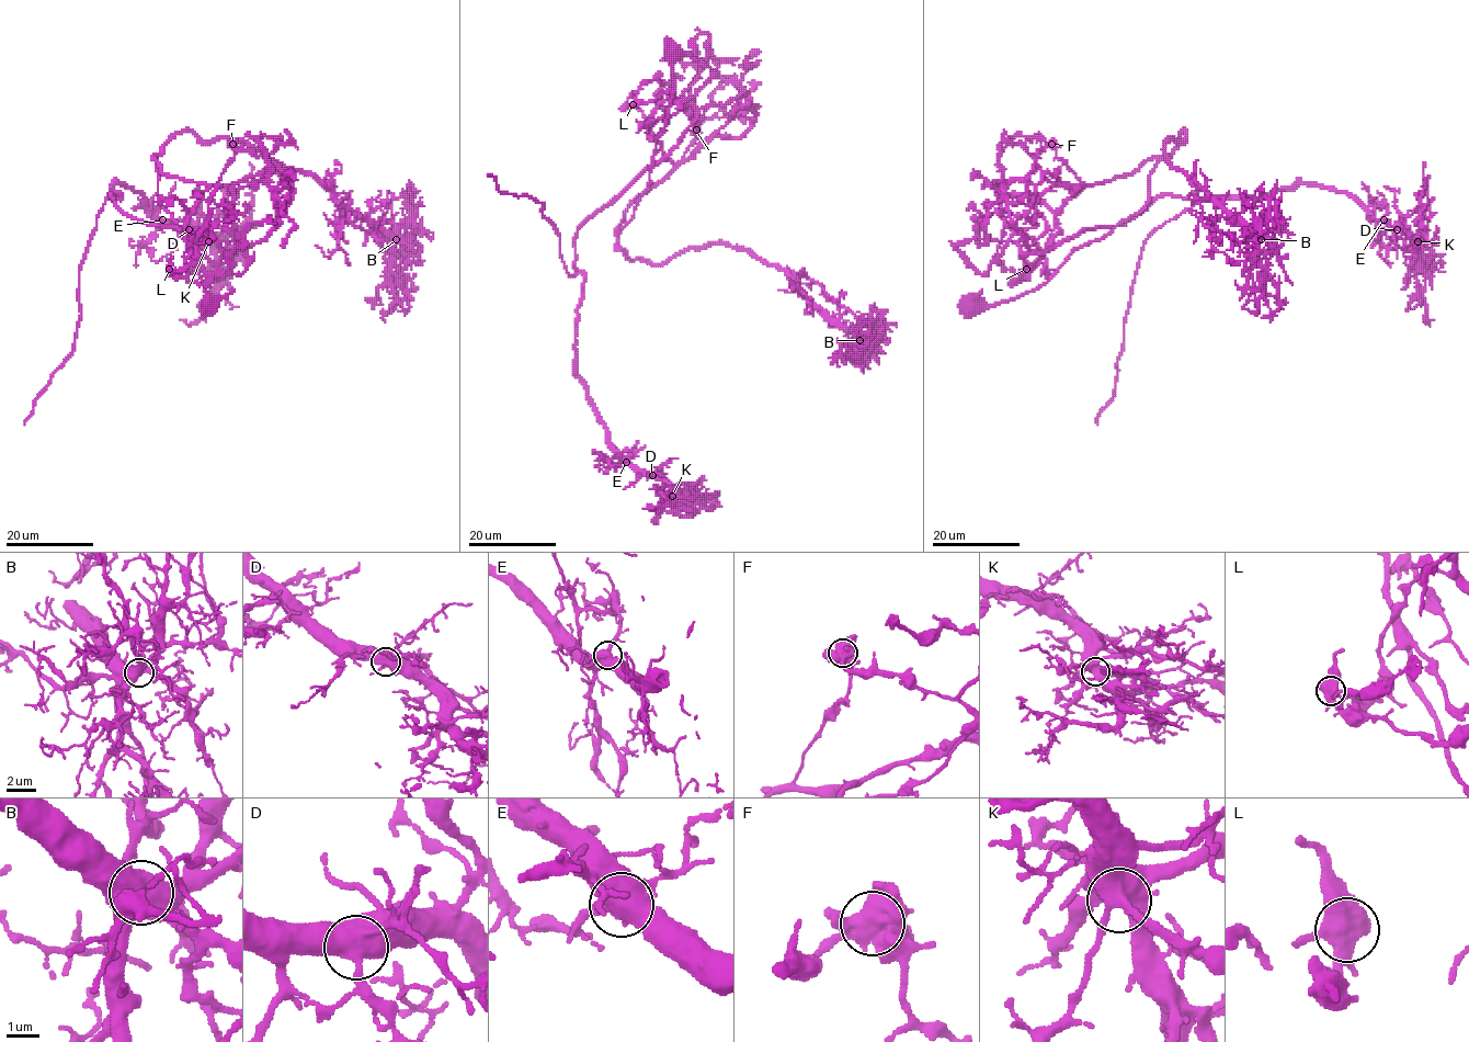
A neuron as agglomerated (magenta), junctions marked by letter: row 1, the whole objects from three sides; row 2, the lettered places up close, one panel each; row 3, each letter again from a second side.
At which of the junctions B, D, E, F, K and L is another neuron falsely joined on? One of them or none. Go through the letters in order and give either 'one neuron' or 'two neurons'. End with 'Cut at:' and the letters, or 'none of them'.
B: one neuron
D: one neuron
E: one neuron
F: two neurons
K: one neuron
L: one neuron
Cut at: F

